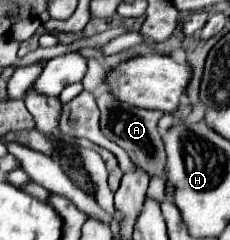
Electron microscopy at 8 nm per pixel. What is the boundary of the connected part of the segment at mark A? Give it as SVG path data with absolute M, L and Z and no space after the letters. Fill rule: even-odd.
M103 92L99 98L97 98L97 106L101 110L101 120L99 120L99 126L101 126L101 132L111 138L115 144L119 144L127 154L129 158L149 176L149 178L161 178L165 182L165 188L167 188L167 200L173 198L175 194L175 188L173 184L169 182L167 178L167 170L165 170L165 162L167 162L167 152L165 152L165 144L163 144L163 138L157 130L157 124L161 120L161 112L157 110L143 110L143 108L135 108L135 106L127 106L125 102L115 102L115 98L111 98L111 94Z

